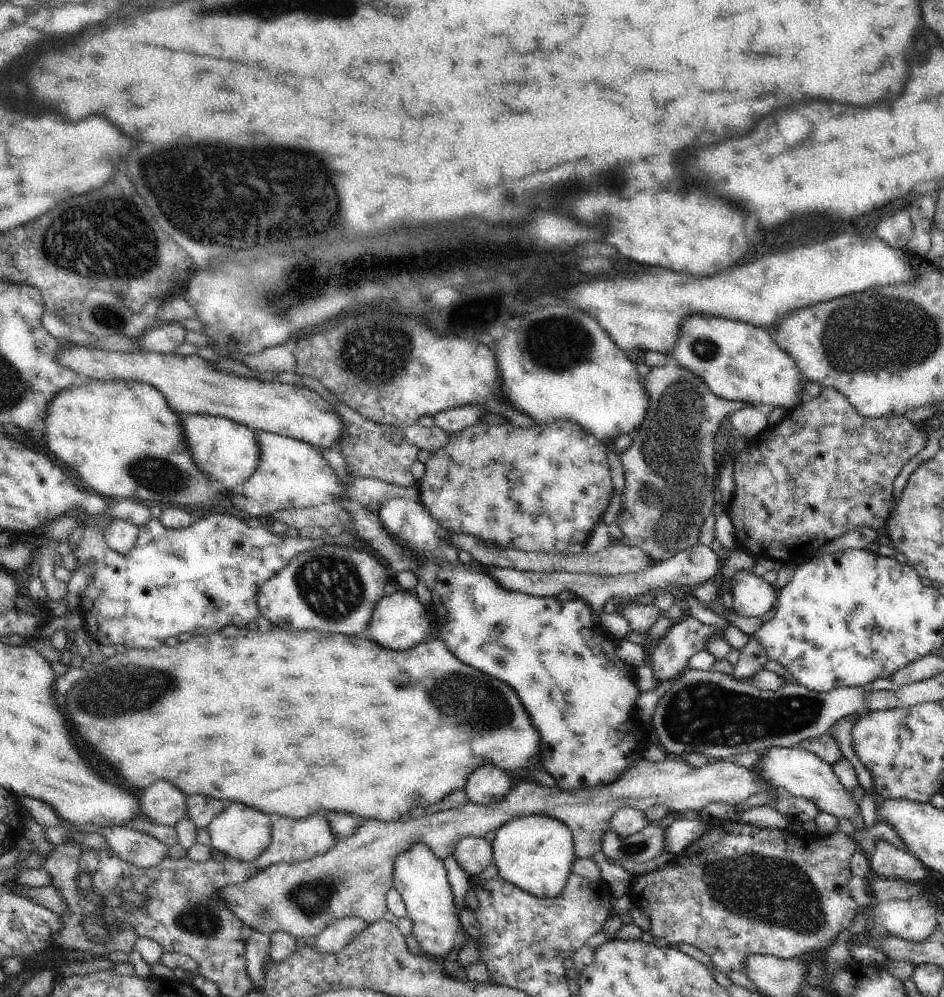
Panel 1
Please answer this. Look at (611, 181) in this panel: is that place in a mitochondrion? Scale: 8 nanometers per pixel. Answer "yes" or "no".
yes

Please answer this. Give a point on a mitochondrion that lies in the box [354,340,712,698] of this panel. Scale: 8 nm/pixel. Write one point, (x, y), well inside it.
(669, 486)

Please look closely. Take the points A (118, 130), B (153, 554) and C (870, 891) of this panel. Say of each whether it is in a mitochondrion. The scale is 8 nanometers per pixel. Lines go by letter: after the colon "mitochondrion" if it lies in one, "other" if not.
A: other
B: other
C: other

